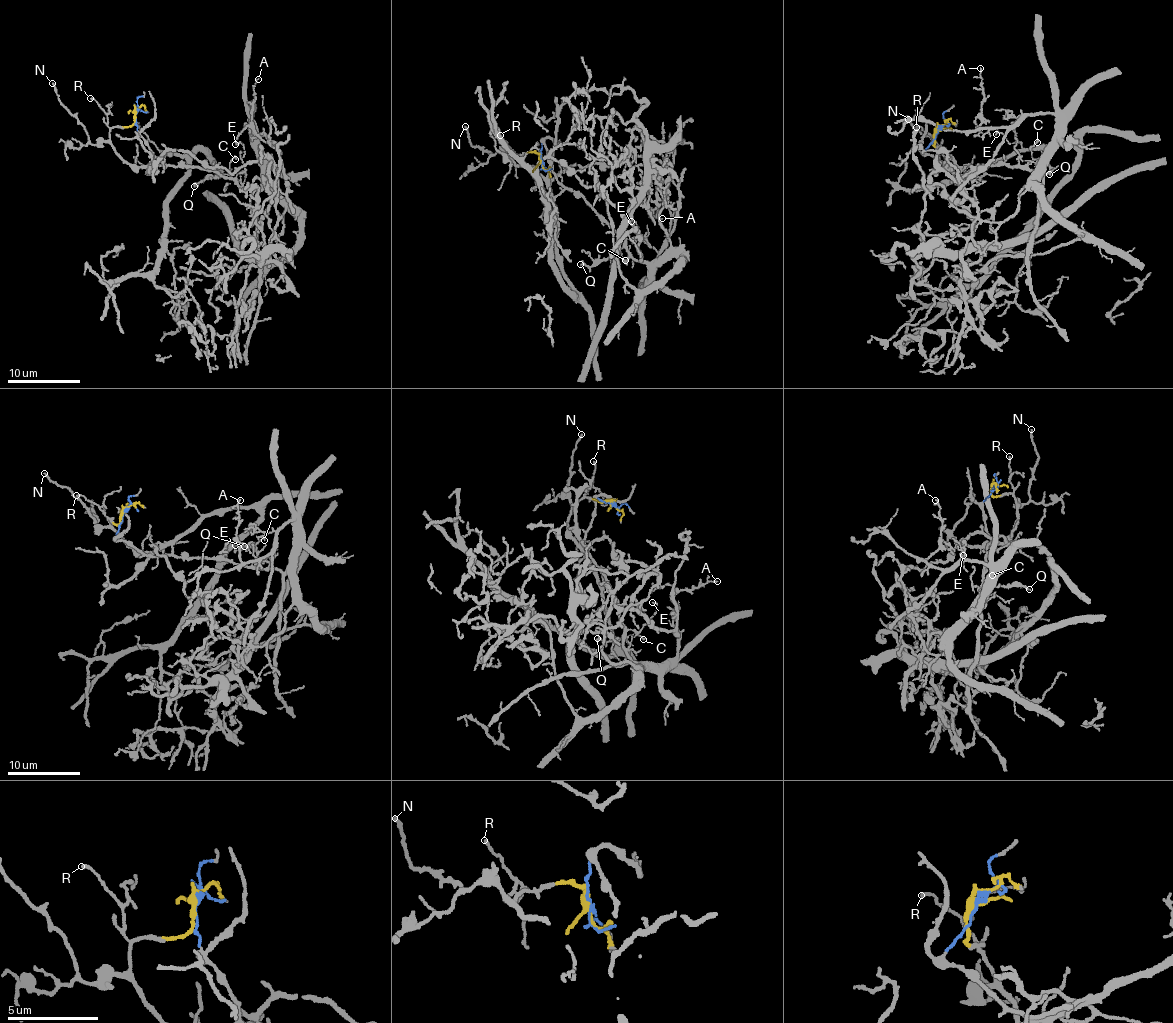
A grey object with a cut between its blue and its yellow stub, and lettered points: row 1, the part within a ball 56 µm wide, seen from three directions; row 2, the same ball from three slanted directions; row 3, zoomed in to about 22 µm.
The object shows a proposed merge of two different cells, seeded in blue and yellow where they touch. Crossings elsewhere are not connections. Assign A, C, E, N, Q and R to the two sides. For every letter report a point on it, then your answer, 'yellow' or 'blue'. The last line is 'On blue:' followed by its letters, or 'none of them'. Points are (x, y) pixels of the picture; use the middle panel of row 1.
A: at (662, 218); blue
C: at (625, 260); blue
E: at (631, 221); blue
N: at (465, 126); yellow
Q: at (580, 264); blue
R: at (500, 135); yellow
On blue: A, C, E, Q

